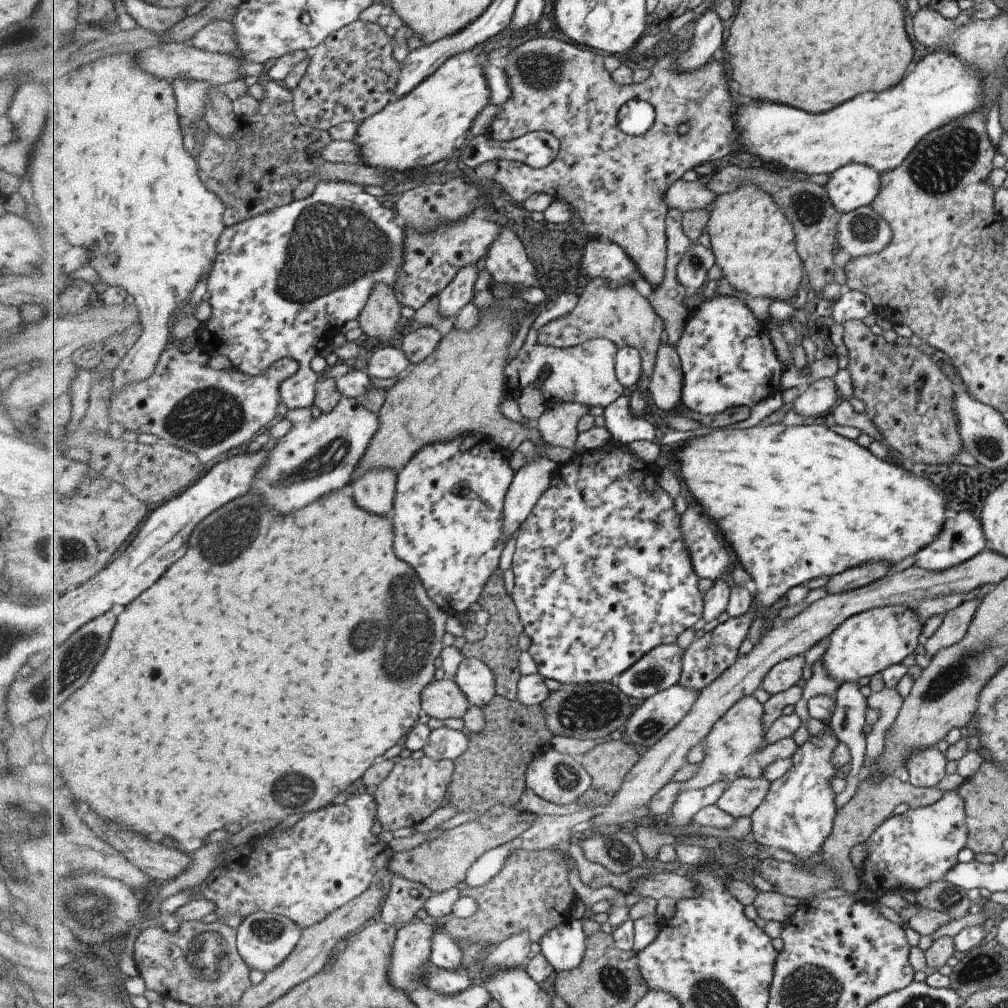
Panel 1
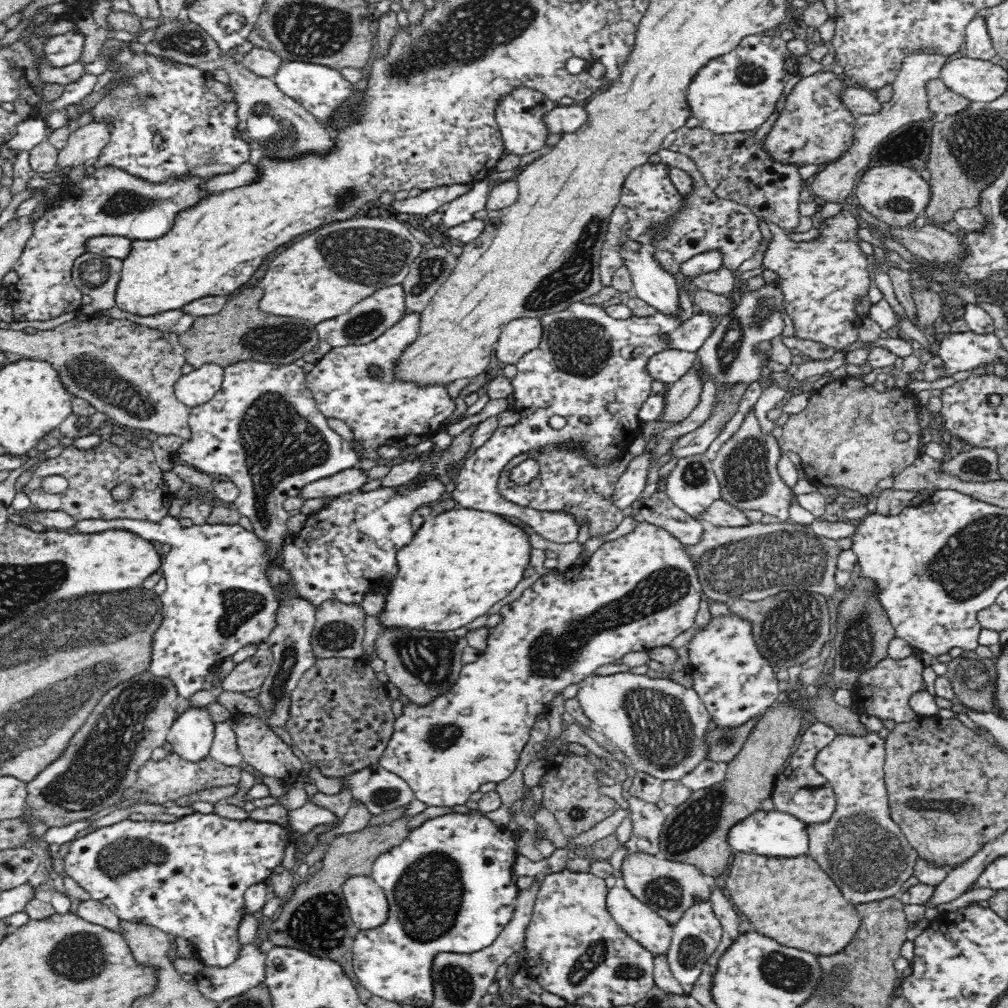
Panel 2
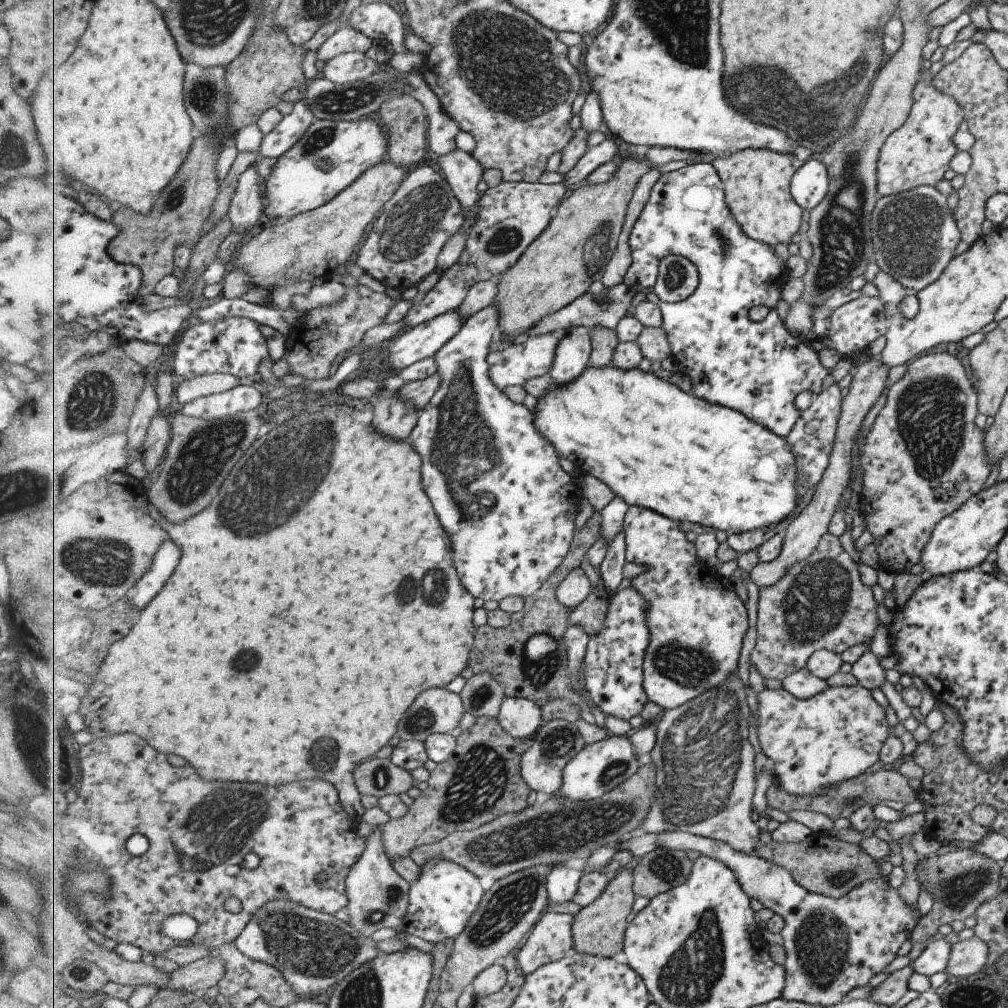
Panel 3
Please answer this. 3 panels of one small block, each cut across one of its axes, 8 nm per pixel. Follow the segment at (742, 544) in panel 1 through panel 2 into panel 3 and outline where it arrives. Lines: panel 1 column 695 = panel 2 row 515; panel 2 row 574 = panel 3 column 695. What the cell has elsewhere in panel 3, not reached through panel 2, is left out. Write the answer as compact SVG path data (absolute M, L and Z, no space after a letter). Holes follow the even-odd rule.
M611 364L604 367L589 365L585 372L575 380L564 385L553 383L546 395L537 399L534 406L534 425L539 434L542 434L555 445L560 458L570 459L584 474L592 475L604 482L616 496L624 498L629 506L637 505L638 507L659 511L662 515L667 515L679 522L687 520L695 522L695 524L725 530L728 534L731 532L742 533L763 527L767 531L772 524L777 524L777 522L785 520L789 514L793 514L793 510L797 508L798 499L804 493L796 487L798 483L796 456L786 439L781 438L771 429L755 422L754 419L750 419L738 410L719 406L710 403L707 399L699 398L691 392L684 392L677 384L659 378L652 371L643 372L638 367L625 370Z

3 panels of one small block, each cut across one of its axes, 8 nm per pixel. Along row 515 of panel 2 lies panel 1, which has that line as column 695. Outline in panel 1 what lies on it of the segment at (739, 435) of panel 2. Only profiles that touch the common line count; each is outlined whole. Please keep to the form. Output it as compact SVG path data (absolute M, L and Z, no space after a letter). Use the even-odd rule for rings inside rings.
M753 695L743 696L743 698L739 699L739 702L735 706L731 706L721 717L721 720L717 721L715 728L711 730L711 734L703 740L705 757L693 778L682 782L673 781L665 784L649 802L649 810L656 817L665 817L673 806L677 795L683 790L709 788L709 786L713 786L717 782L723 782L723 780L733 784L741 776L759 778L759 776L763 776L767 766L771 766L779 758L791 760L798 749L793 738L784 738L779 742L775 742L775 744L765 744L767 726L763 724L763 714L765 714L763 704Z

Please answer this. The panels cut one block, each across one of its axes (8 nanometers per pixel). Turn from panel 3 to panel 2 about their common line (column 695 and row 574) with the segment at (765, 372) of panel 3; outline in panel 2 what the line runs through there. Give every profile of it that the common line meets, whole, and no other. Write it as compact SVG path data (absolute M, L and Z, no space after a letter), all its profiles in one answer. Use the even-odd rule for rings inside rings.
M428 479L413 489L404 485L394 487L380 486L375 490L340 495L319 511L307 516L305 525L294 535L293 541L284 546L283 566L293 578L293 586L314 606L320 606L328 598L341 600L346 604L361 604L365 593L385 581L390 581L398 572L396 553L407 546L414 536L410 516L421 506L439 501L445 491L440 479ZM168 515L160 522L116 518L114 520L86 519L78 521L78 533L101 533L105 530L128 531L148 542L168 544L171 550L161 559L160 572L167 582L167 589L160 595L163 604L163 619L153 634L153 657L149 671L155 677L164 677L174 685L181 699L192 696L202 688L209 668L232 656L246 644L262 644L274 628L274 614L278 610L276 595L266 577L265 546L254 531L248 531L238 524L203 524L181 527L174 517Z

